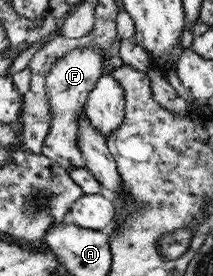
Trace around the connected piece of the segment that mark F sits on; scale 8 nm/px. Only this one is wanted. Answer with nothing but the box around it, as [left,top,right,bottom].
[41,48,107,170]

